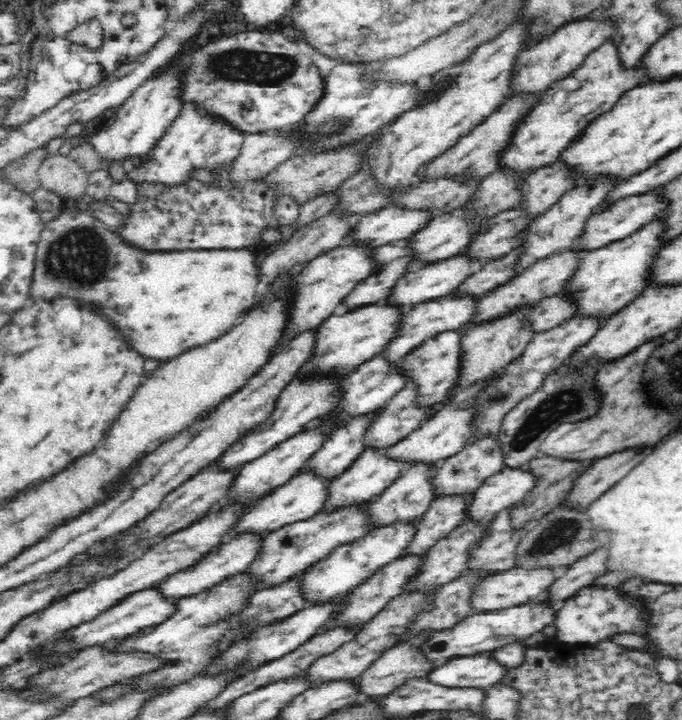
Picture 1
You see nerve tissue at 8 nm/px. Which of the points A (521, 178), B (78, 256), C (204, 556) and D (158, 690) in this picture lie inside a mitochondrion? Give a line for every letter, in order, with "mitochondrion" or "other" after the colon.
A: other
B: mitochondrion
C: other
D: other

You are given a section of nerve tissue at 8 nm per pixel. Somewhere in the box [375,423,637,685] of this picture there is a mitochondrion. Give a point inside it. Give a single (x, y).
(557, 535)

